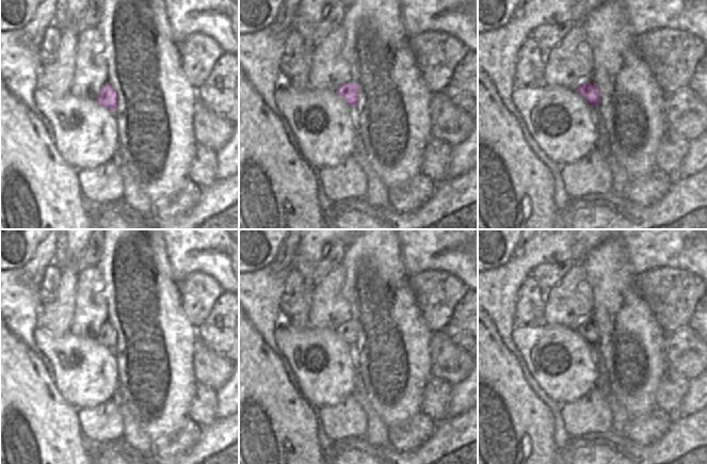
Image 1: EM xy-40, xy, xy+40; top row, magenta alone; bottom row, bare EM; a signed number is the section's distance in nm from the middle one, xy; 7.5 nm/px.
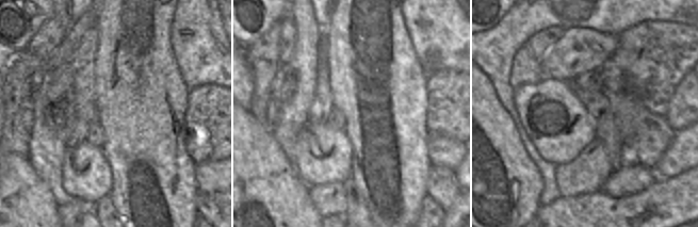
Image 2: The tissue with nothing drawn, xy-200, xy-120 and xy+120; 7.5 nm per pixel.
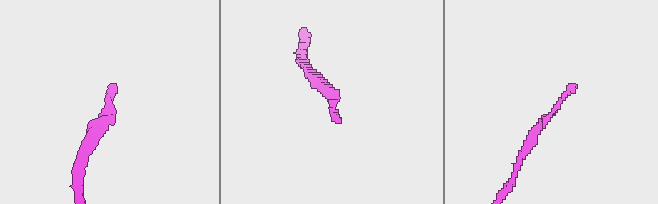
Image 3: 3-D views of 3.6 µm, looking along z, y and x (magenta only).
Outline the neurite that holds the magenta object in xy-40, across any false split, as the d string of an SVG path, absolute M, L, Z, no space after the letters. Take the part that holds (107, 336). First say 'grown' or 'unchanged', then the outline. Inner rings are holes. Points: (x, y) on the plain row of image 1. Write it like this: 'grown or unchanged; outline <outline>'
unchanged; outline M105 322L101 325L99 334L95 339L98 343L105 346L109 350L116 349L116 332L109 322Z

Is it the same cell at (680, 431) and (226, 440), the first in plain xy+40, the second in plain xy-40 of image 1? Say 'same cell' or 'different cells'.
same cell

